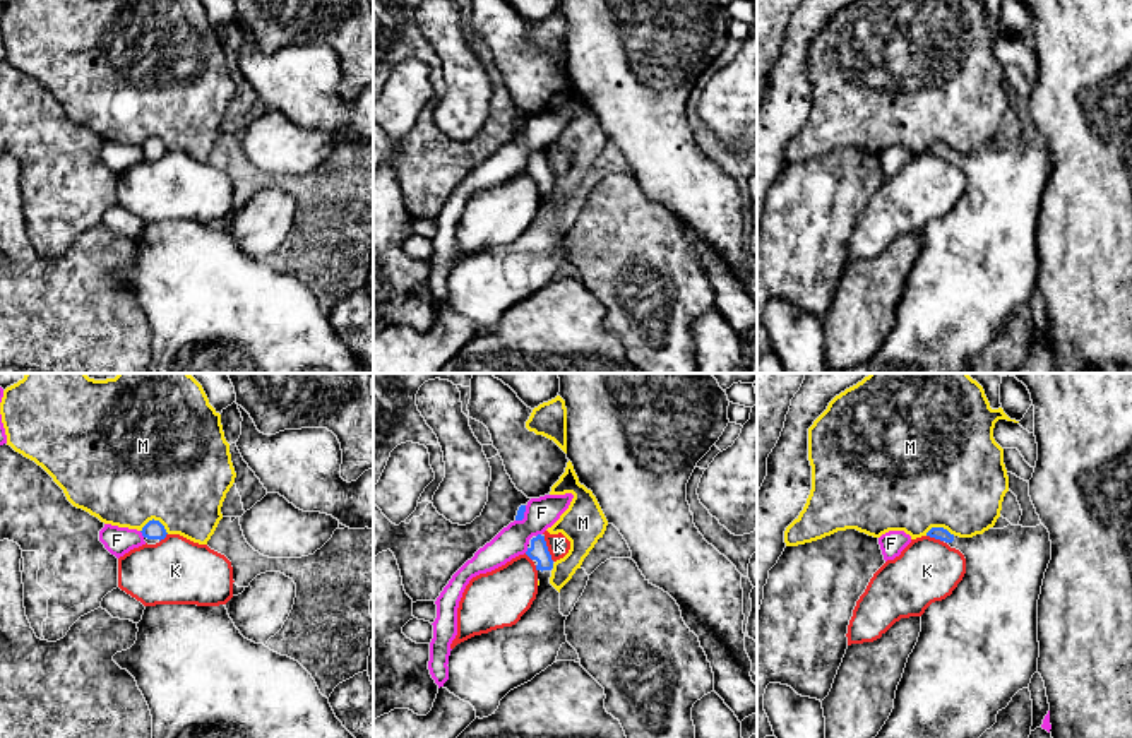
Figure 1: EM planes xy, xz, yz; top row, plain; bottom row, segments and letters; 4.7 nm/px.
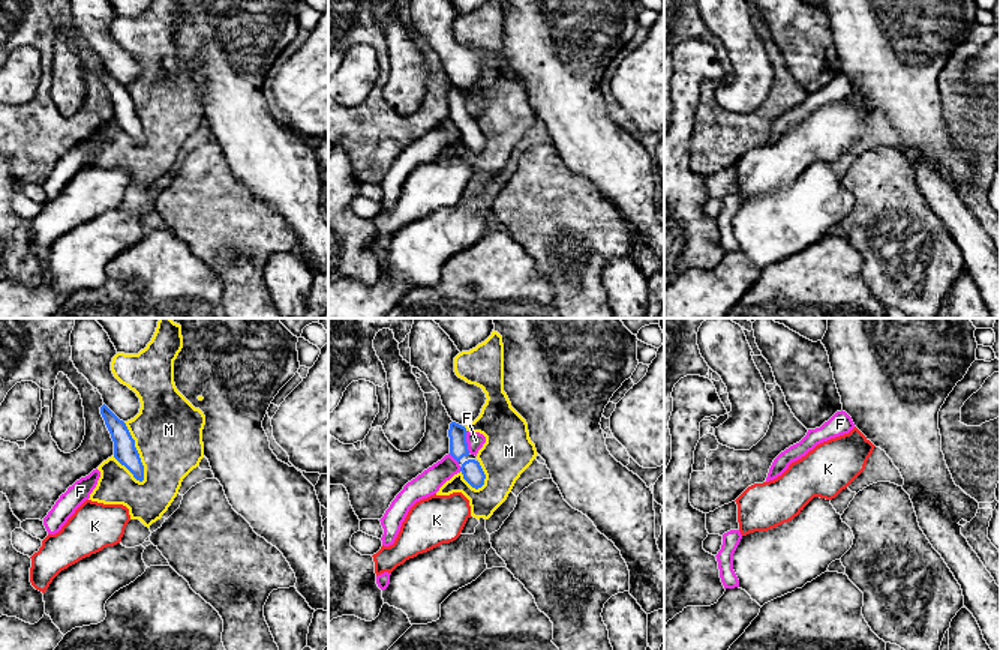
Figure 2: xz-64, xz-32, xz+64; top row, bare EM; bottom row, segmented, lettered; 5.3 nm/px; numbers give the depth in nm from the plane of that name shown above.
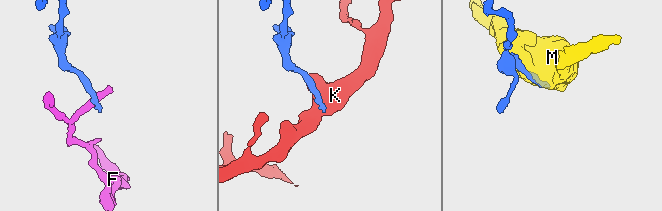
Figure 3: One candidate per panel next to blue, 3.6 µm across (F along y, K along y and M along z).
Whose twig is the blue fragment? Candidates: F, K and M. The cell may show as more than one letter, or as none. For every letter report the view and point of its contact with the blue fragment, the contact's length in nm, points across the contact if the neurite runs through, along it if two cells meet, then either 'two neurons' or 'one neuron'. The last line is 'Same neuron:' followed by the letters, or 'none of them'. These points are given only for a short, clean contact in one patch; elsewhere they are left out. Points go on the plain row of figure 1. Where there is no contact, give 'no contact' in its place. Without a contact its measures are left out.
F: meets blue in xy at (142, 151); contact 40 nm long; border along xy (139, 148), (144, 153); two neurons
K: meets blue in xz at (547, 165); contact 130 nm long; border along xz (543, 153), (554, 177); two neurons
M: meets blue in xy at (156, 137); contact 140 nm long; two neurons
Same neuron: none of them

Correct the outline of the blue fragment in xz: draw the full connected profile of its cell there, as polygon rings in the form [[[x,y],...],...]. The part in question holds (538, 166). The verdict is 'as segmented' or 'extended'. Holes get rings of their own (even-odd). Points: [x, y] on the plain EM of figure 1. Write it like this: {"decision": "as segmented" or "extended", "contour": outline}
{"decision": "extended", "contour": [[[545,151],[529,156],[526,171],[534,178],[539,197],[531,224],[515,241],[474,252],[449,272],[444,305],[469,318],[480,336],[495,330],[510,307],[557,279],[567,259],[567,233],[560,229],[560,209],[550,200],[555,178]]]}

